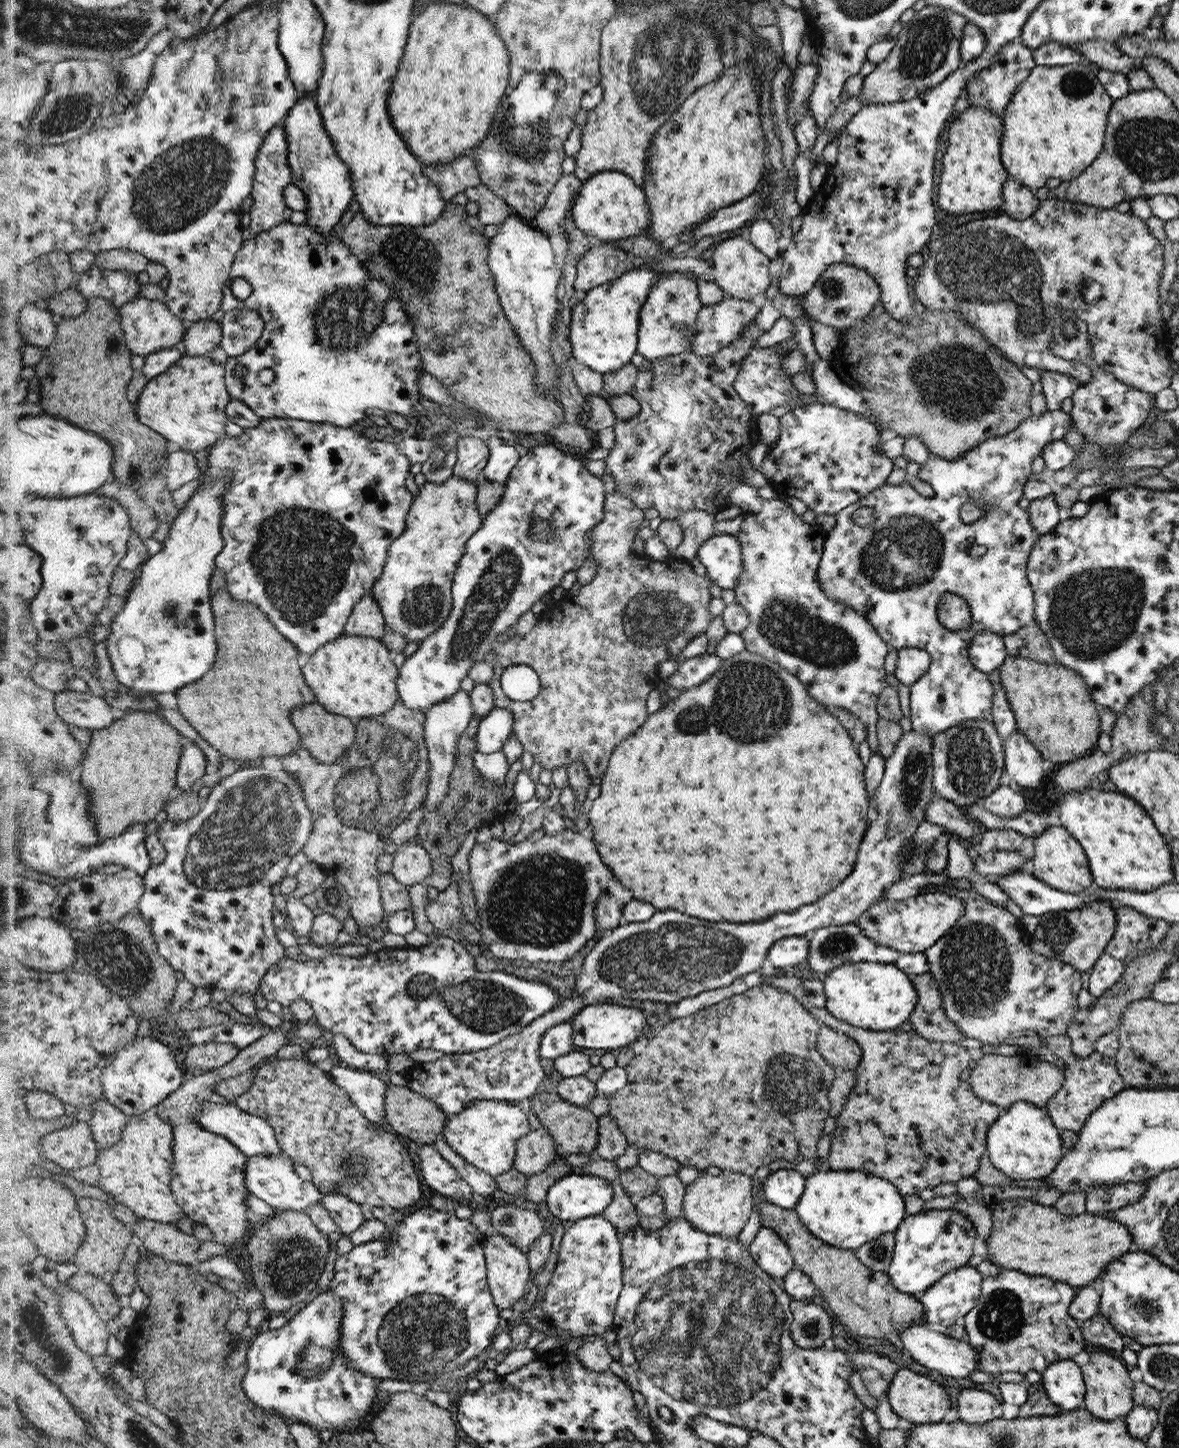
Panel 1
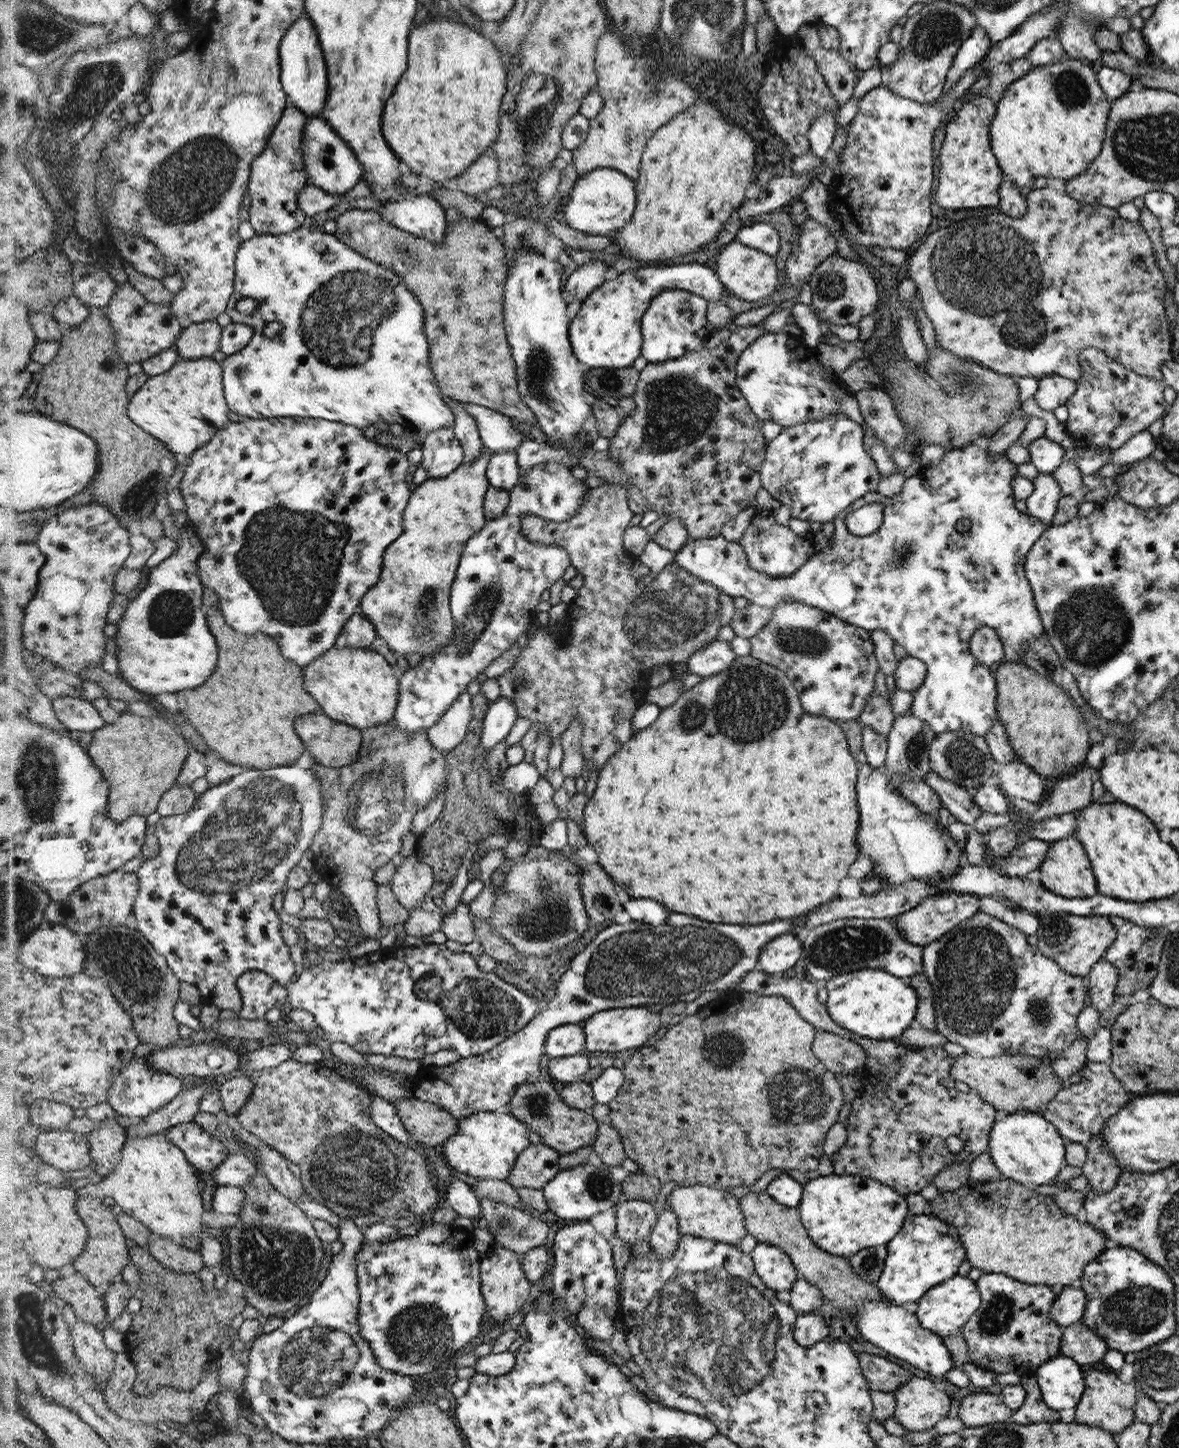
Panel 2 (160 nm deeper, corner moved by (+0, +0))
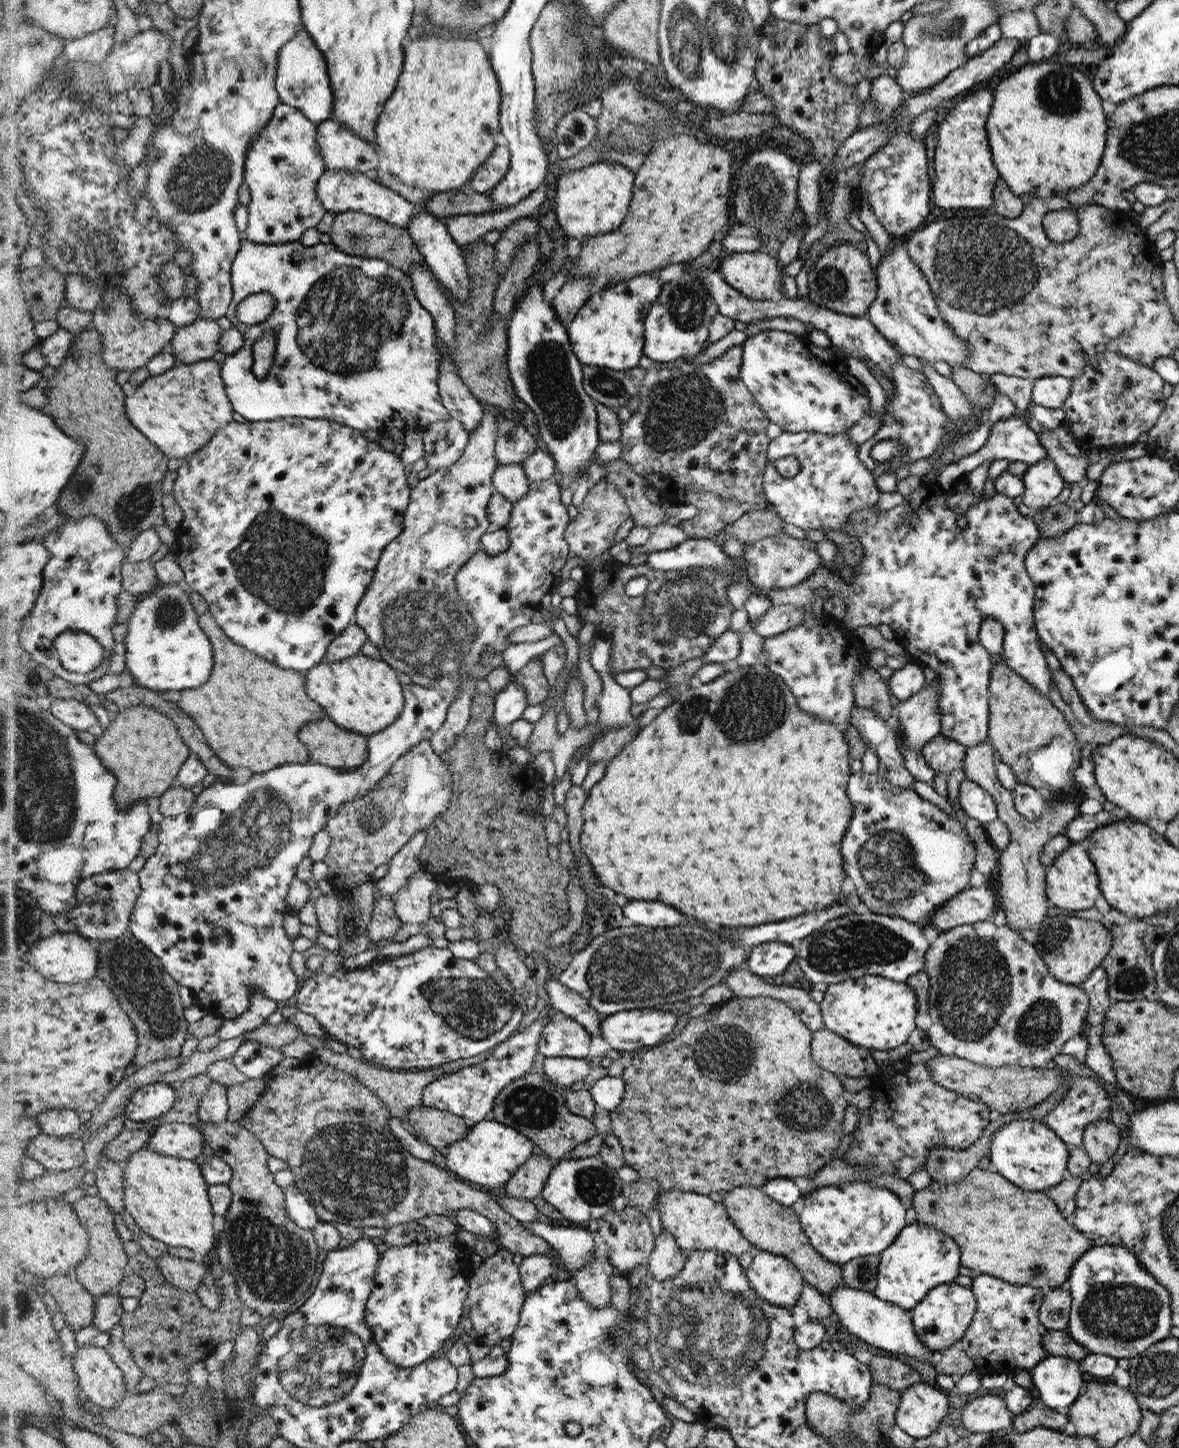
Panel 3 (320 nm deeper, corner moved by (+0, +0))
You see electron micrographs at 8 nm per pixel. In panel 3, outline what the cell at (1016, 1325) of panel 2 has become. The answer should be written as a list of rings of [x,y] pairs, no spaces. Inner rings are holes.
[[[990,1274],[973,1278],[971,1289],[977,1300],[976,1312],[959,1347],[973,1360],[980,1375],[1011,1375],[1017,1369],[1031,1369],[1050,1355],[1042,1346],[1048,1328],[1039,1319],[1045,1289],[1009,1283]]]

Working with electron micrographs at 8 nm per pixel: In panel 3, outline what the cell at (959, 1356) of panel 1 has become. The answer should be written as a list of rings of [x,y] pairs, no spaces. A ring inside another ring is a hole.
[[[838,1287],[835,1291],[828,1294],[833,1312],[840,1318],[840,1322],[844,1324],[844,1328],[848,1328],[848,1332],[856,1334],[858,1338],[862,1338],[864,1342],[872,1344],[876,1348],[888,1350],[888,1352],[896,1354],[907,1354],[918,1360],[929,1362],[929,1348],[921,1342],[914,1332],[912,1326],[911,1310],[906,1310],[898,1306],[894,1306],[890,1302],[880,1300],[874,1296],[874,1293],[853,1289],[850,1287]]]

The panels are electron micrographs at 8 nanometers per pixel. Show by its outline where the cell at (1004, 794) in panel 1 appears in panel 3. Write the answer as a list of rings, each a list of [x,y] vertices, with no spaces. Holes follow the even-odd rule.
[[[966,779],[960,784],[959,800],[964,812],[978,822],[984,824],[1000,818],[993,795],[976,782]]]

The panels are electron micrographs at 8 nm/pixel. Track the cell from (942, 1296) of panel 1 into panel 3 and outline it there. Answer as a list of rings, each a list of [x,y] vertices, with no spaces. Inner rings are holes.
[[[956,1281],[937,1286],[918,1306],[911,1309],[912,1326],[917,1337],[927,1344],[931,1352],[943,1351],[954,1344],[959,1345],[976,1312],[977,1300],[971,1287],[960,1286]]]

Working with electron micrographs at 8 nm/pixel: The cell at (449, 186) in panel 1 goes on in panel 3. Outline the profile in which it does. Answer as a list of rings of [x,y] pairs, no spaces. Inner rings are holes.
[[[503,144],[494,150],[494,155],[490,156],[482,167],[474,174],[474,177],[469,182],[470,188],[475,192],[488,194],[500,182],[510,169],[511,155],[509,148]]]

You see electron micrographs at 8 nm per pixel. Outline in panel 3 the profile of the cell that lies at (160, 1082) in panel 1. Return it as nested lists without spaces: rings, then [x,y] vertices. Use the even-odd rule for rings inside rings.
[[[152,1083],[140,1089],[129,1102],[126,1115],[135,1122],[146,1124],[149,1120],[161,1118],[168,1114],[176,1106],[176,1090],[170,1086],[170,1083]]]

